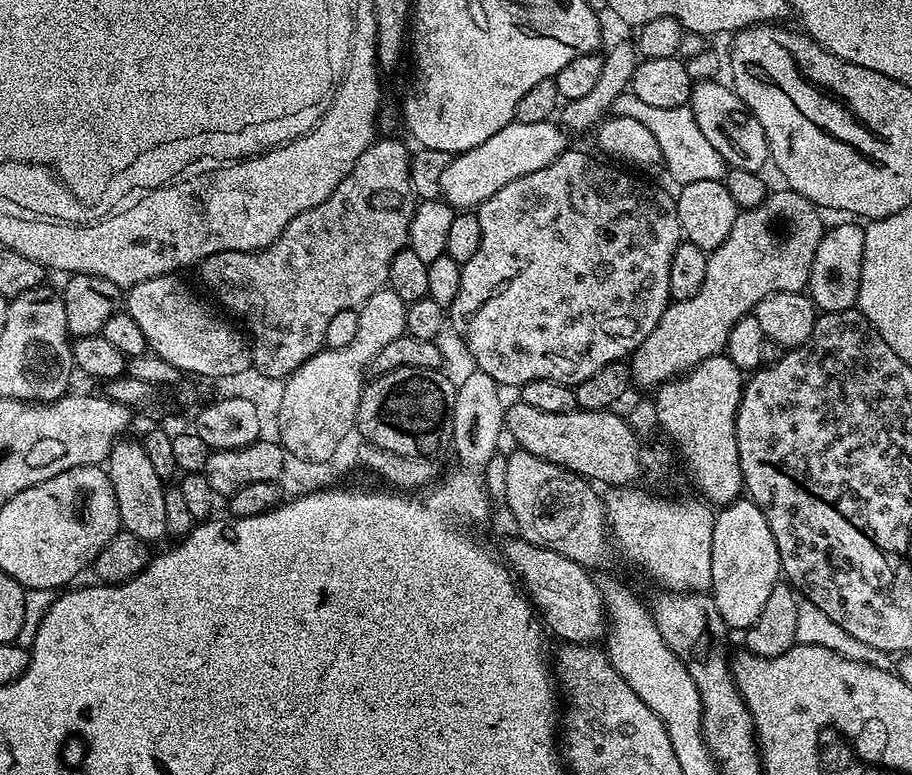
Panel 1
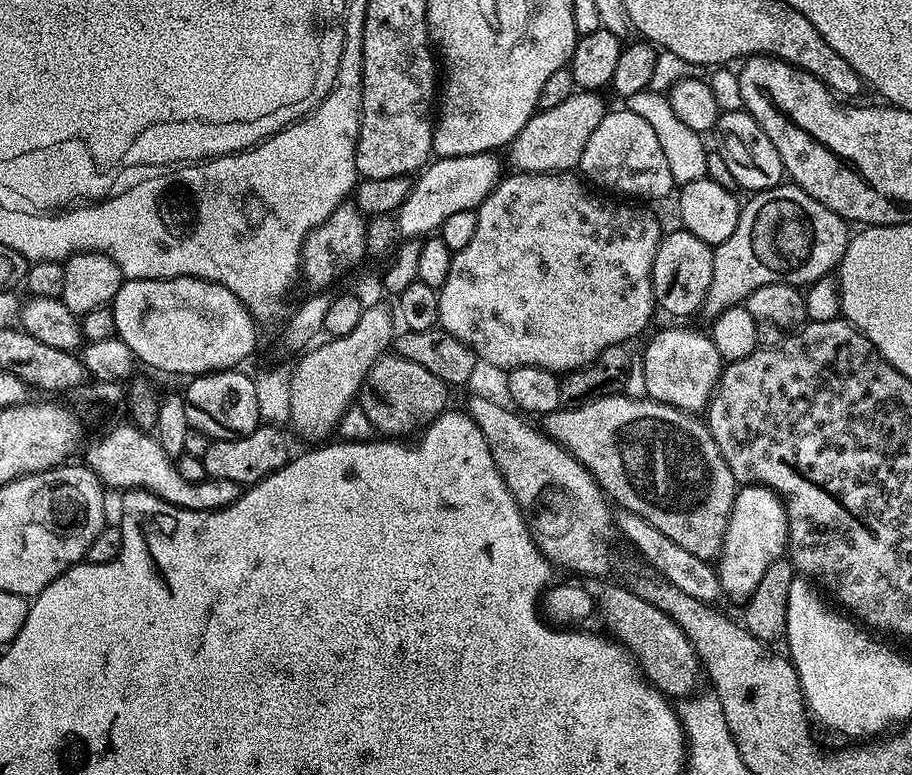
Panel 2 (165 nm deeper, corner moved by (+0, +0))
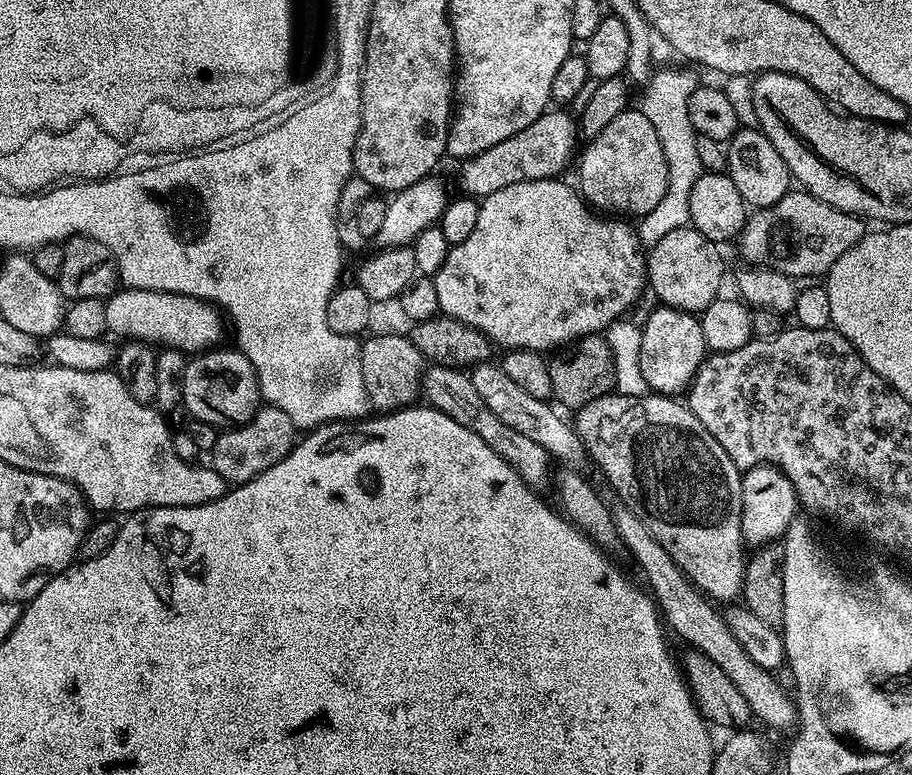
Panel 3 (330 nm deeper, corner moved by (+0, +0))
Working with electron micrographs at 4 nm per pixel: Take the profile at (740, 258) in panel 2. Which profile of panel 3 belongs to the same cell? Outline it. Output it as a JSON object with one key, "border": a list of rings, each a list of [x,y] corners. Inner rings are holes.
{"border":[[[789,190],[778,202],[749,215],[738,244],[754,259],[751,261],[787,276],[823,277],[865,234],[866,224],[861,217],[838,210],[806,191]]]}

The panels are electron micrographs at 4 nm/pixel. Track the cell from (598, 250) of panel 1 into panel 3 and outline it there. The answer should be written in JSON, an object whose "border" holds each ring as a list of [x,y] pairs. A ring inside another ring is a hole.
{"border":[[[563,179],[551,180],[527,180],[526,182],[514,182],[514,186],[506,186],[503,190],[494,190],[494,194],[483,197],[480,200],[478,210],[478,222],[466,242],[451,245],[448,249],[448,257],[435,274],[435,282],[438,286],[438,306],[445,316],[454,318],[458,322],[466,322],[466,326],[474,326],[480,332],[486,334],[493,345],[501,349],[529,348],[535,352],[556,350],[567,345],[582,336],[603,333],[608,324],[621,319],[624,312],[640,296],[640,291],[646,288],[646,252],[640,242],[640,237],[635,231],[627,228],[625,221],[620,218],[601,218],[586,203],[583,196],[575,187],[563,184]]]}

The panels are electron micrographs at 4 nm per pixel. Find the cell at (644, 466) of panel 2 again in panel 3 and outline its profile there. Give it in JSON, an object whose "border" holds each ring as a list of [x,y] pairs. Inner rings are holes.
{"border":[[[609,394],[598,398],[594,402],[590,402],[586,406],[582,406],[575,413],[574,427],[576,433],[579,434],[584,443],[587,455],[592,455],[593,460],[604,471],[604,476],[608,479],[613,490],[617,492],[619,503],[625,504],[630,510],[634,510],[634,514],[638,514],[638,518],[642,518],[642,522],[648,524],[650,534],[654,534],[654,538],[658,538],[658,542],[662,542],[662,546],[666,546],[666,550],[674,558],[674,562],[678,562],[678,566],[692,580],[693,584],[713,602],[721,602],[720,600],[732,600],[741,595],[744,591],[744,574],[746,565],[746,541],[744,539],[743,530],[743,512],[742,512],[742,475],[741,469],[734,466],[734,462],[730,462],[730,454],[726,454],[726,450],[722,450],[722,446],[718,446],[718,442],[714,442],[714,434],[710,434],[710,430],[706,430],[706,426],[702,426],[702,422],[698,422],[698,418],[694,418],[694,414],[689,410],[687,403],[681,402],[679,399],[671,396],[662,396],[659,394],[645,394],[643,396],[622,396],[619,394]]]}

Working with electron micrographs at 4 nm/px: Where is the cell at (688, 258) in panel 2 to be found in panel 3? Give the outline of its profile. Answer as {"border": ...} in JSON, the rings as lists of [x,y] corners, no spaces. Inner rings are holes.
{"border":[[[691,226],[670,230],[670,234],[665,234],[646,252],[646,284],[650,292],[652,288],[653,294],[660,299],[657,301],[665,308],[677,308],[693,314],[704,312],[706,306],[710,306],[710,302],[714,302],[721,295],[720,287],[724,284],[724,260],[716,248],[719,247],[713,241],[706,239],[698,229]]]}

